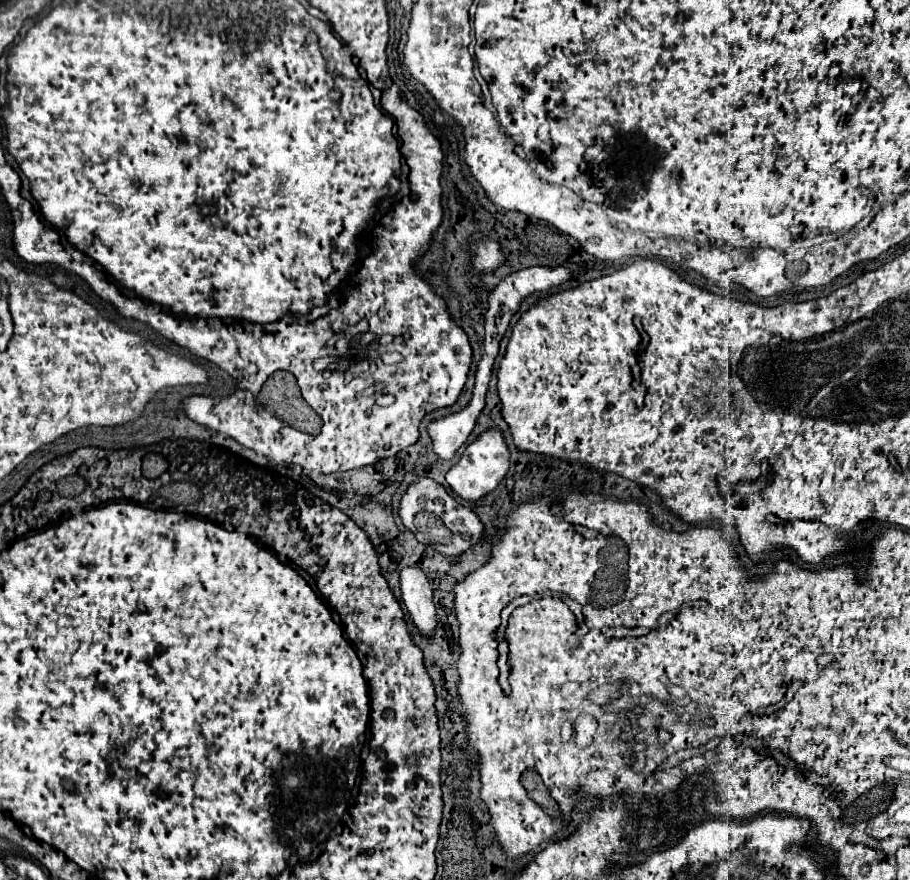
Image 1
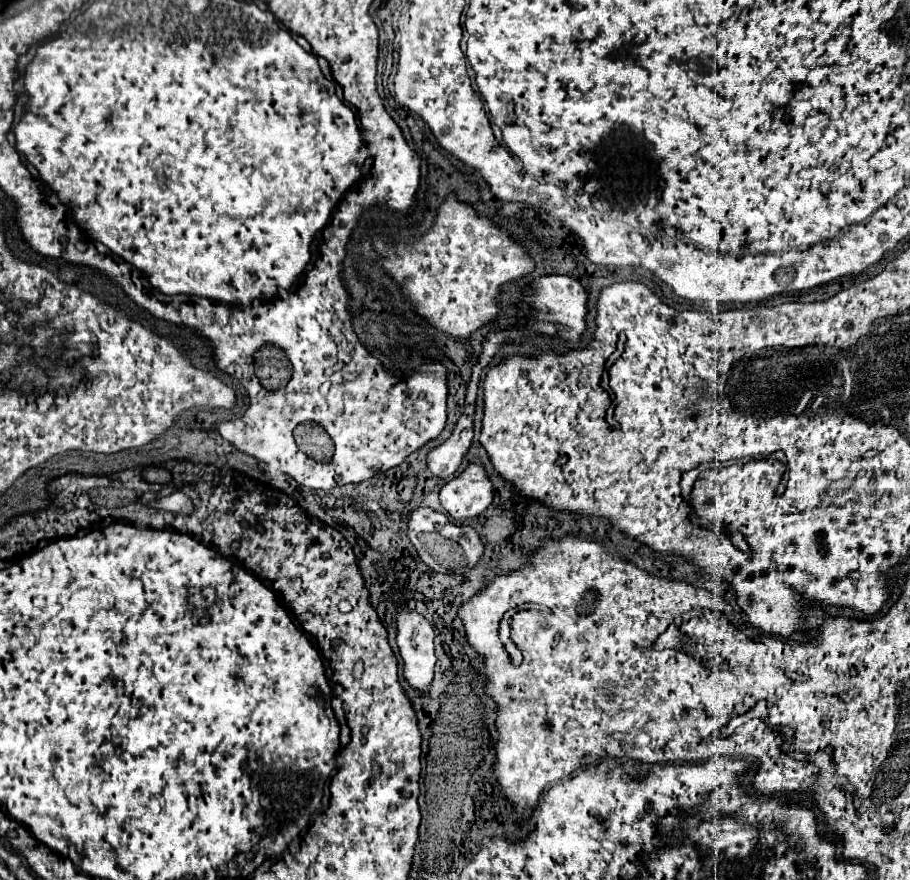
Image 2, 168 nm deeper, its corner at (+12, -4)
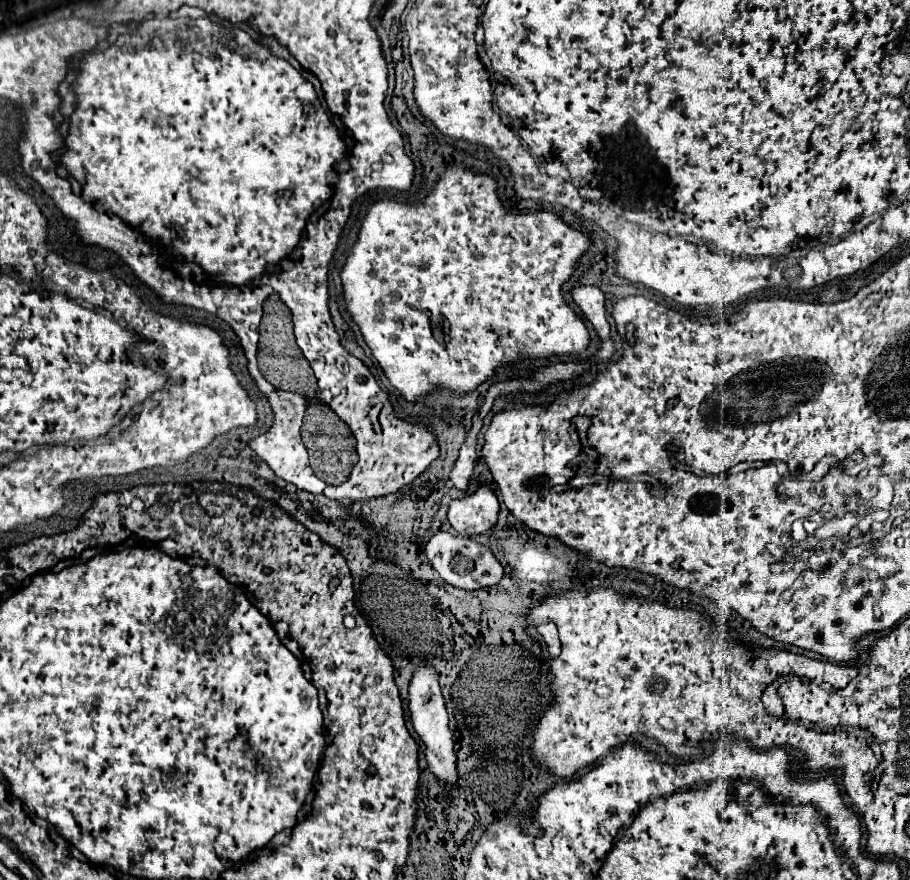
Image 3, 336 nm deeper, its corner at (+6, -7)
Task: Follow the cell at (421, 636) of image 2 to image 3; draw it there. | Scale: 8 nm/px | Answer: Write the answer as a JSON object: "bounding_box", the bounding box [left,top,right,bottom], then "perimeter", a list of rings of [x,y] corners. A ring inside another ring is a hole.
{"bounding_box":[410,662,458,790],"perimeter":[[[424,662],[420,664],[410,680],[410,718],[412,718],[412,726],[418,732],[420,740],[426,744],[426,760],[428,760],[428,768],[444,782],[446,790],[452,790],[458,772],[456,772],[456,756],[454,756],[454,744],[452,744],[452,732],[448,728],[448,714],[446,714],[446,706],[444,706],[444,698],[440,692],[440,684],[438,684],[438,672],[432,664]]]}

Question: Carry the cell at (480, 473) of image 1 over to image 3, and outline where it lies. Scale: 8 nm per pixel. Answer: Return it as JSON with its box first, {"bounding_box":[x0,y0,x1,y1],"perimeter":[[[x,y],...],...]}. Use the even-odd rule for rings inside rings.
{"bounding_box":[448,486,498,536],"perimeter":[[[478,486],[468,498],[452,500],[448,508],[448,520],[460,536],[482,534],[496,524],[498,500],[494,492],[486,486]]]}

